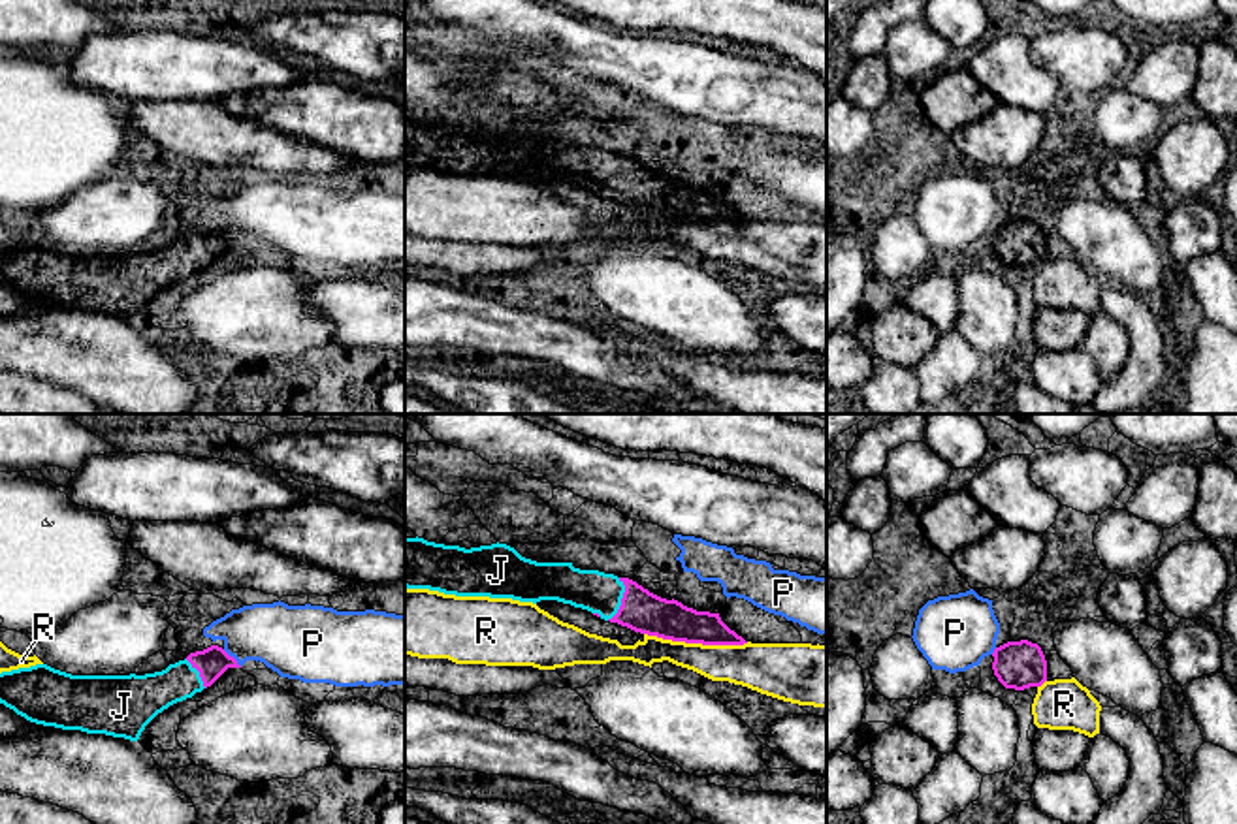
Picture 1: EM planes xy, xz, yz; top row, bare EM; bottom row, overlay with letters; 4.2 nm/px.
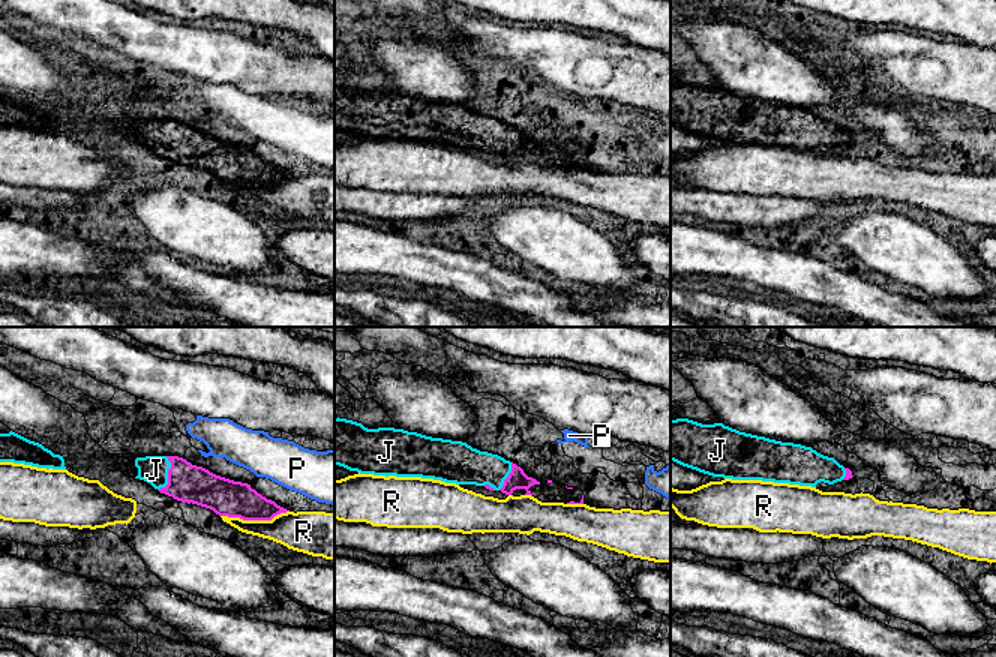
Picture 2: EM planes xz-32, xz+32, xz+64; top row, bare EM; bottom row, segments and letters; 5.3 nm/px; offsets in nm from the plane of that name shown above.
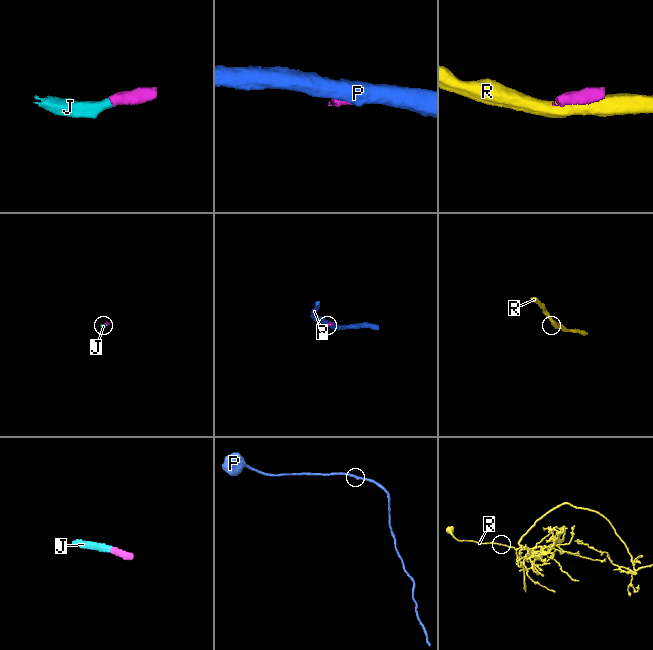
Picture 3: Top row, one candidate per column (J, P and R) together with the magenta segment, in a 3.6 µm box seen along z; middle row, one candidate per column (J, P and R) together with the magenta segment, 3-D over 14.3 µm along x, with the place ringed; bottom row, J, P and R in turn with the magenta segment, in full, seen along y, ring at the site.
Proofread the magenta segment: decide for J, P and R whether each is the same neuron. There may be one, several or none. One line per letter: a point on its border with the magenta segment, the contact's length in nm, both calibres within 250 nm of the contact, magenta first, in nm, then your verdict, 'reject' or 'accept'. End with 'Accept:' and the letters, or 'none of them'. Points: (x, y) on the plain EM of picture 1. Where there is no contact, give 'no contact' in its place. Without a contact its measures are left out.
J: xz (622, 179) | 190 nm | 180/180 nm | accept
P: xy (232, 236) | 110 nm | 140/280 nm | reject
R: xz (697, 221) | 440 nm | 180/190 nm | reject
Accept: J

